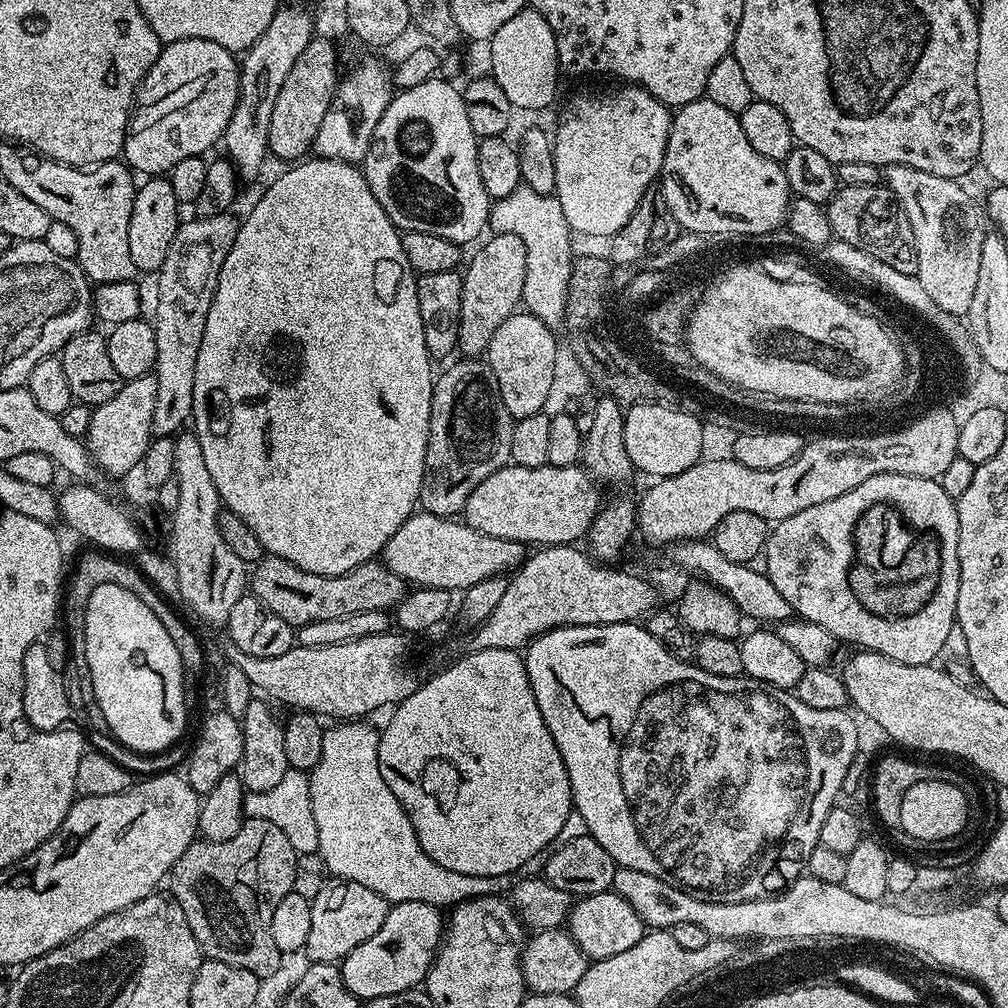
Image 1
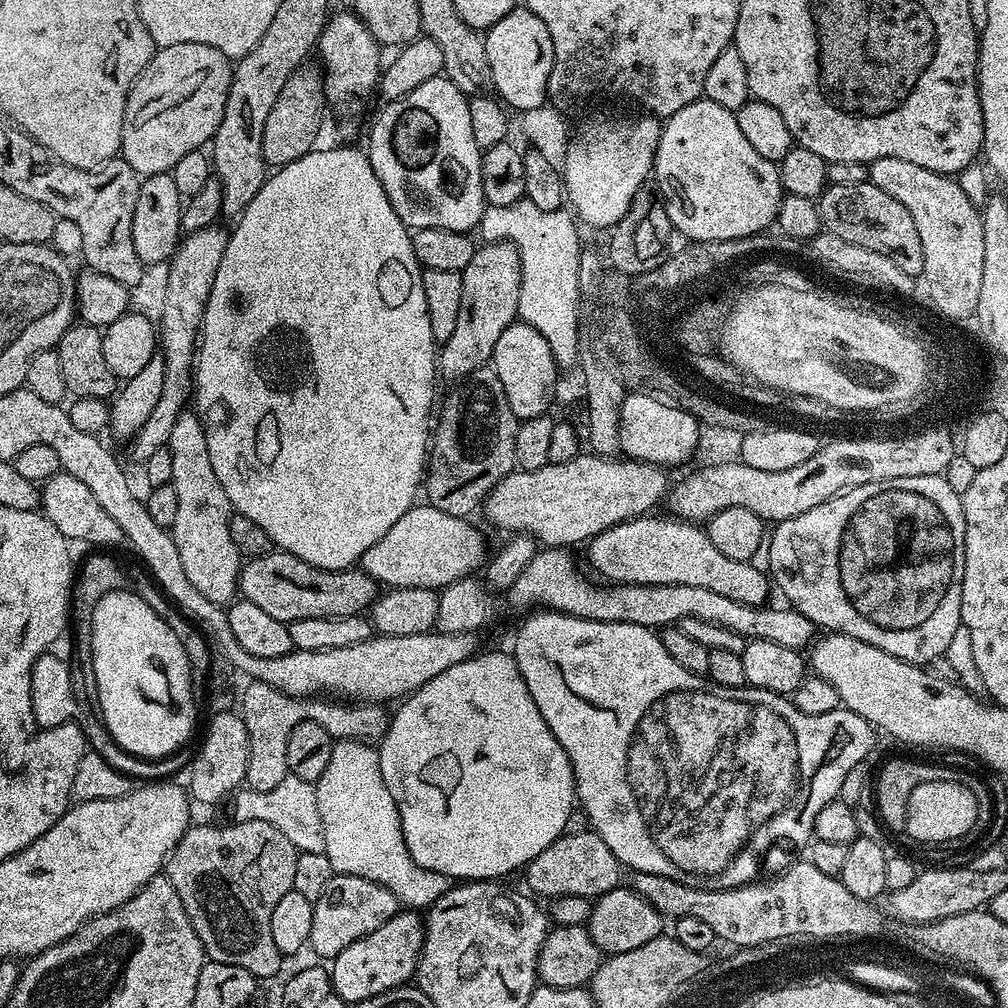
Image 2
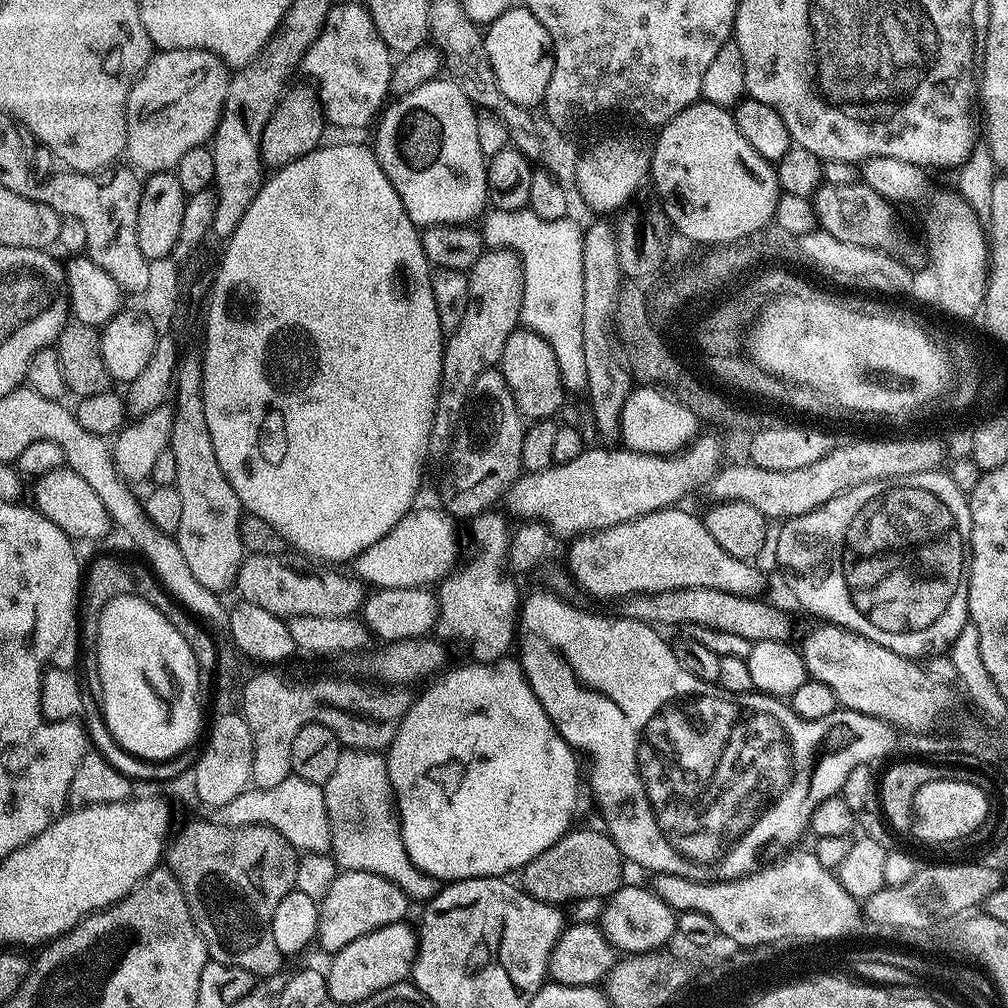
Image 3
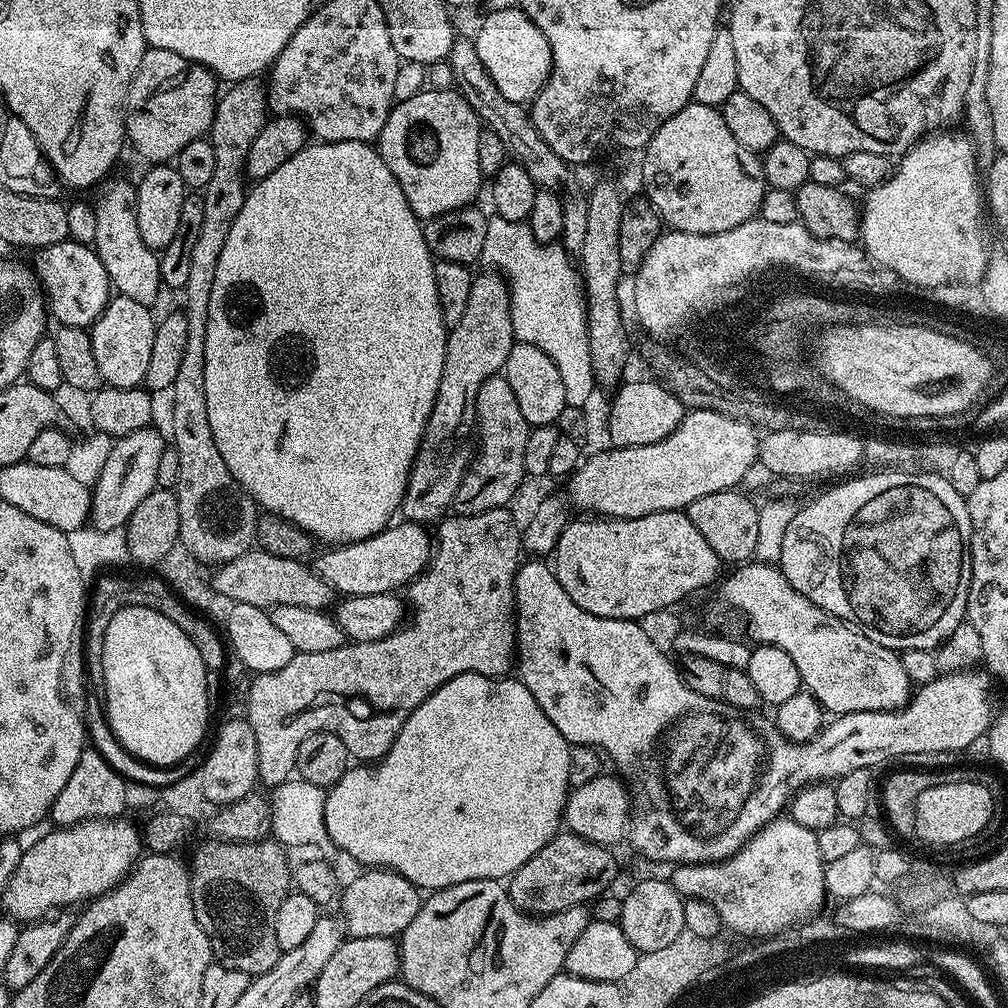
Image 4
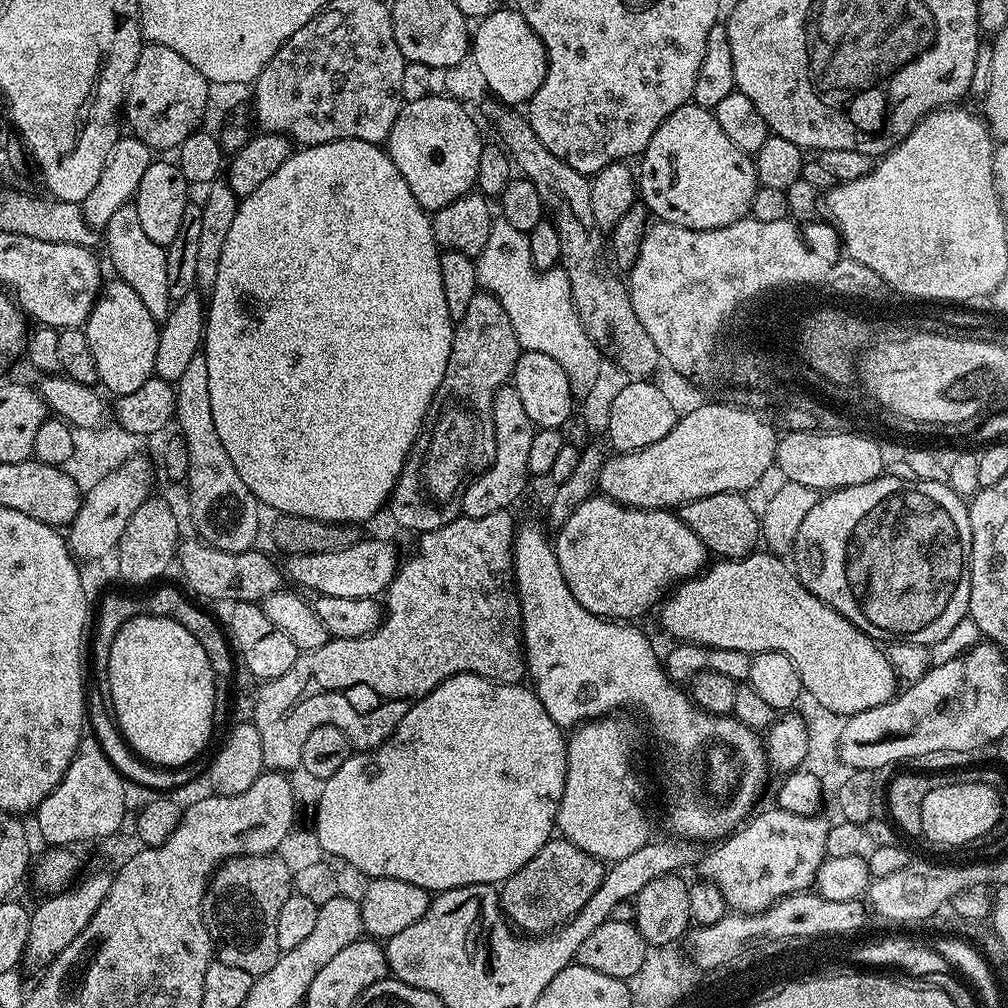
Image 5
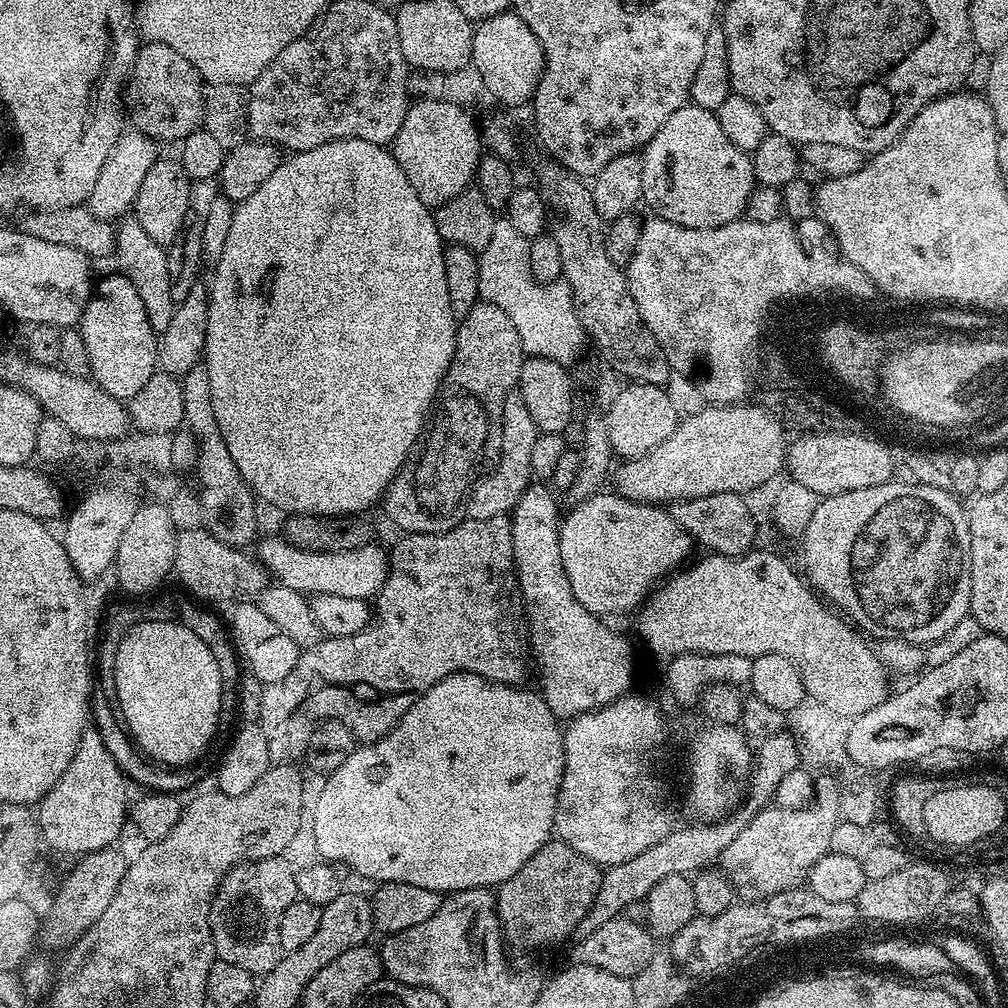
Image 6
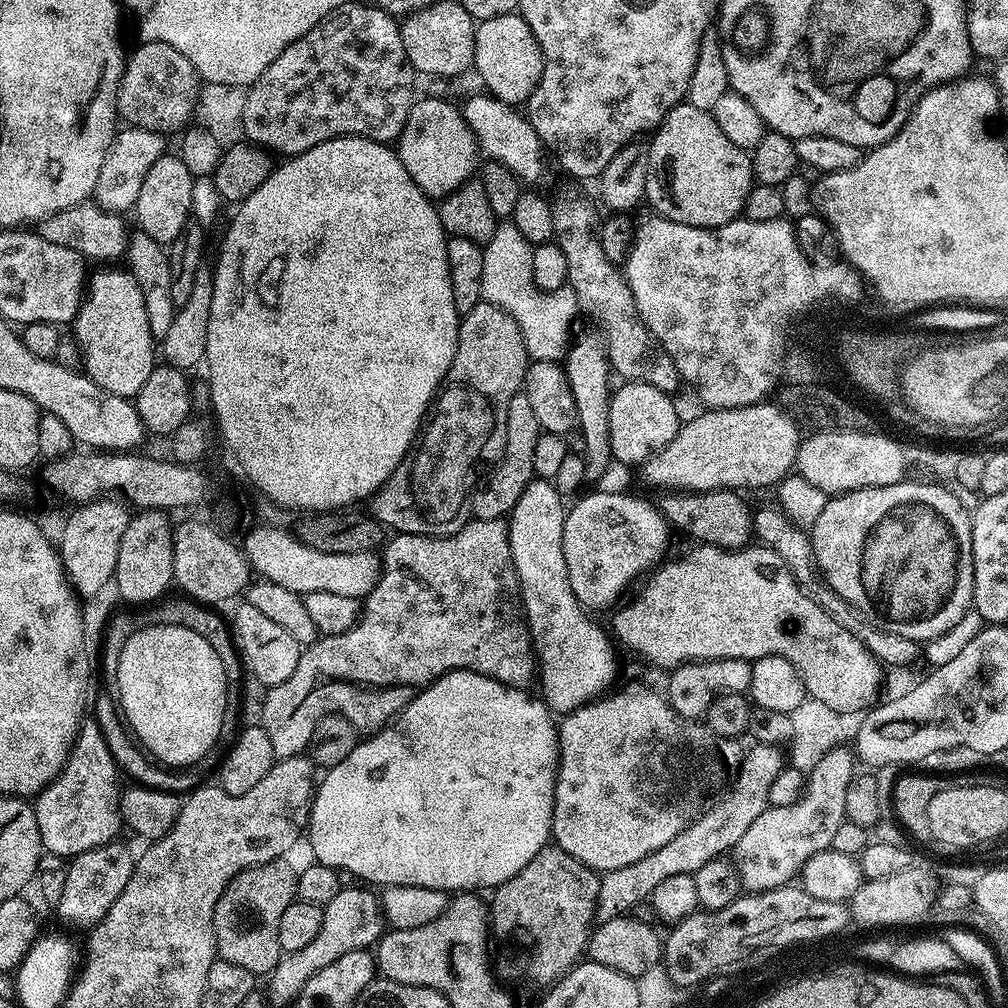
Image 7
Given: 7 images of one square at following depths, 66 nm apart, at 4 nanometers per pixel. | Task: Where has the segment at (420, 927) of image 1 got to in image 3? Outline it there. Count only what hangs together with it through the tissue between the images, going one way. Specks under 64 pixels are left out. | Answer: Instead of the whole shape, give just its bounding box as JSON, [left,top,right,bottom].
[326,922,416,1006]

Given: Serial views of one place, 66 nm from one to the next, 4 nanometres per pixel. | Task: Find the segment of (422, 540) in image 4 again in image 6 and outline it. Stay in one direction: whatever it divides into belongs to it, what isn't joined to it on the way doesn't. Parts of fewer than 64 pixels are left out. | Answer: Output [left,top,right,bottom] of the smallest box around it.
[258,535,390,600]

